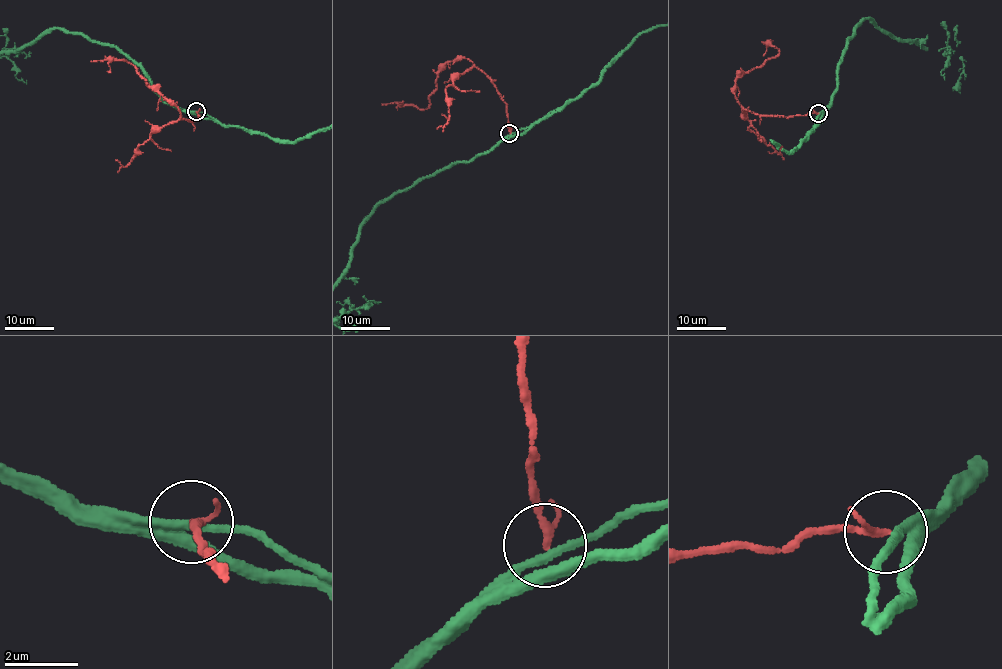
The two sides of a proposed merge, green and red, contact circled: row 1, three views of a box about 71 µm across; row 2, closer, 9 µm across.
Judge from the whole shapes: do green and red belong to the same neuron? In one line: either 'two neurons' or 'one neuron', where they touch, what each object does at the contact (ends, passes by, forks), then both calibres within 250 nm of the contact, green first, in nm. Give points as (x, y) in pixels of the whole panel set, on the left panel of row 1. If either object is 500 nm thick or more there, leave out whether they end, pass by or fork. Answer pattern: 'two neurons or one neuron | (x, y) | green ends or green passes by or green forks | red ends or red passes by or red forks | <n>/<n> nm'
two neurons | (196, 111) | green forks | red passes by | 190/160 nm

